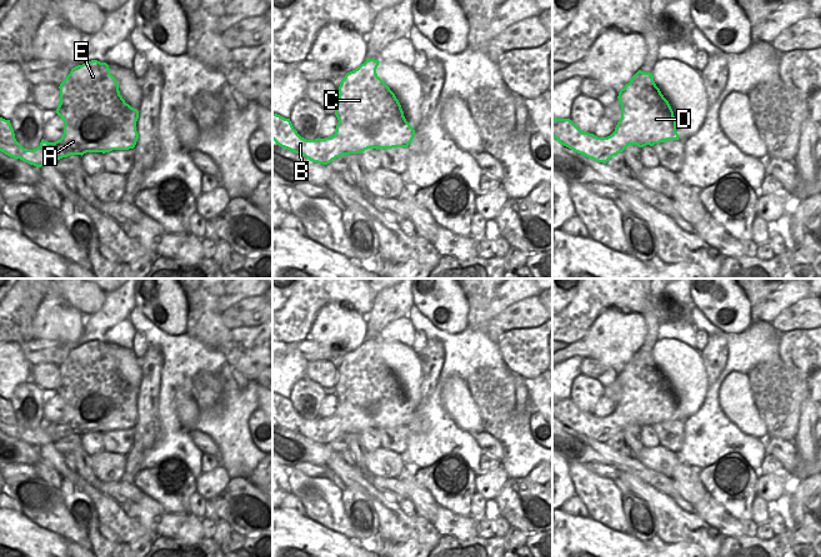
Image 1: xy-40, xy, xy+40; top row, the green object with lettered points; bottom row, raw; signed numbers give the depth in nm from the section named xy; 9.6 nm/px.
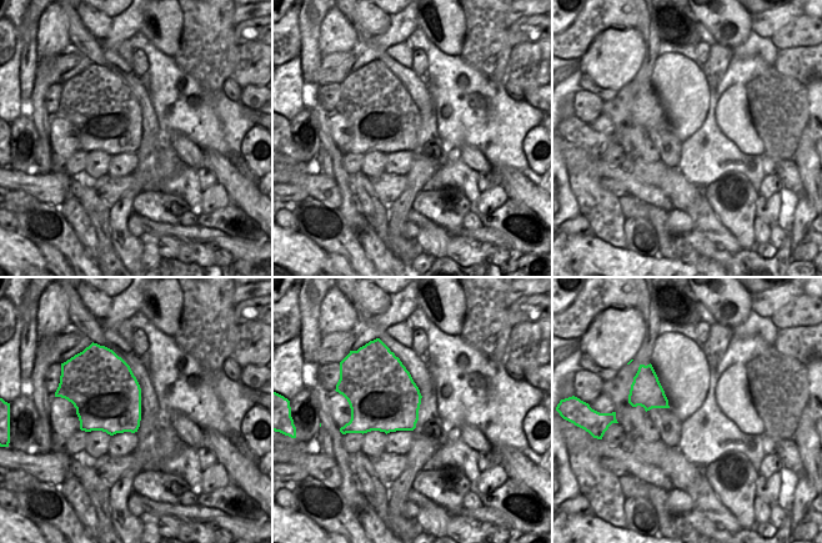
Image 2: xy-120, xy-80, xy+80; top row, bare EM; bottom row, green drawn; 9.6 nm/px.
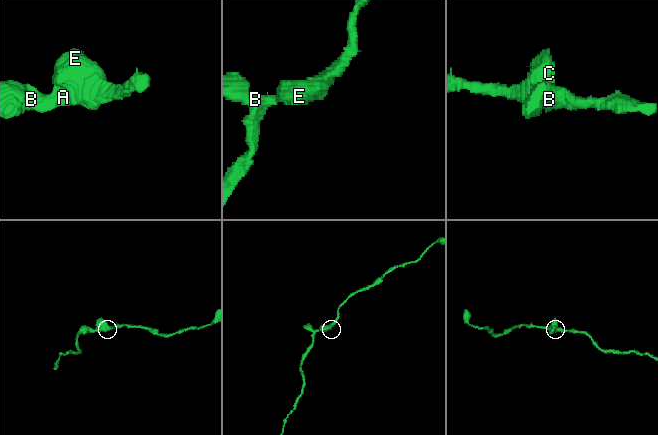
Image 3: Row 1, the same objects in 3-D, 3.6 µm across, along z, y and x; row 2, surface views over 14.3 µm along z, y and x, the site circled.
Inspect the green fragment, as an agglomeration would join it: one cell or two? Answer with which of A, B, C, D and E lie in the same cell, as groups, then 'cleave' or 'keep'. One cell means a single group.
groups A B C D E; keep

